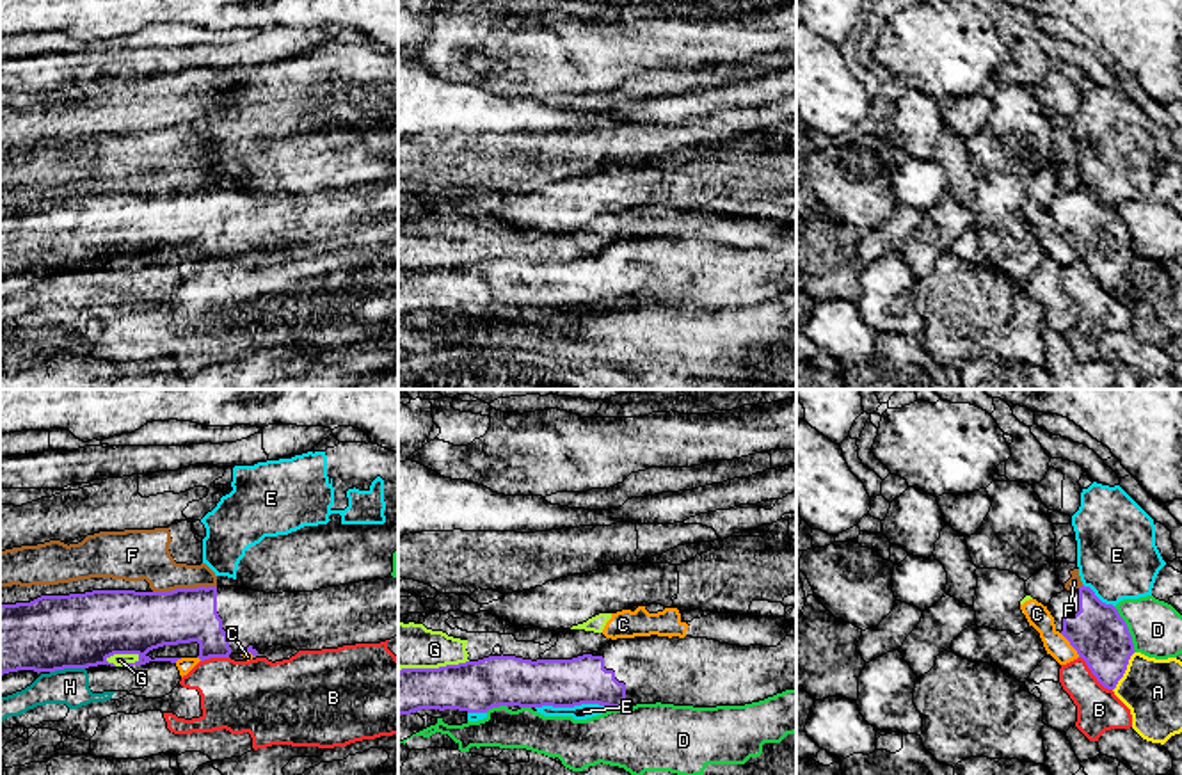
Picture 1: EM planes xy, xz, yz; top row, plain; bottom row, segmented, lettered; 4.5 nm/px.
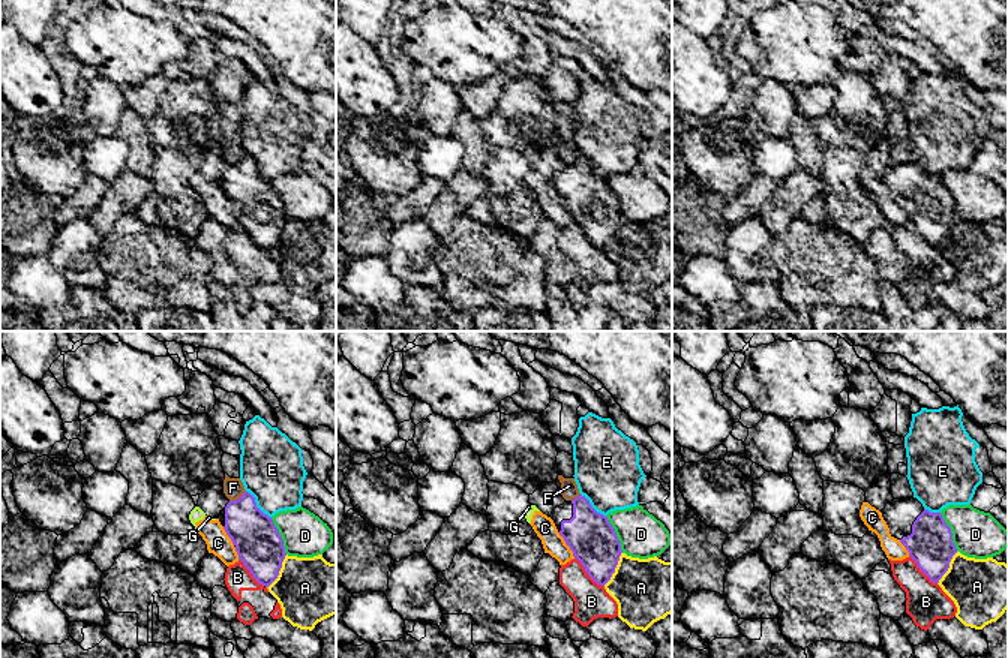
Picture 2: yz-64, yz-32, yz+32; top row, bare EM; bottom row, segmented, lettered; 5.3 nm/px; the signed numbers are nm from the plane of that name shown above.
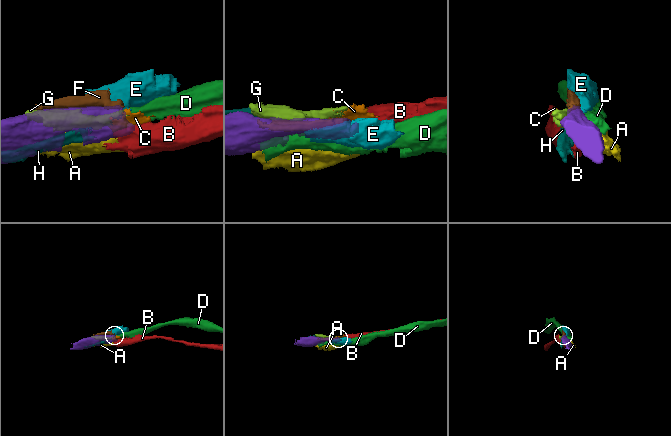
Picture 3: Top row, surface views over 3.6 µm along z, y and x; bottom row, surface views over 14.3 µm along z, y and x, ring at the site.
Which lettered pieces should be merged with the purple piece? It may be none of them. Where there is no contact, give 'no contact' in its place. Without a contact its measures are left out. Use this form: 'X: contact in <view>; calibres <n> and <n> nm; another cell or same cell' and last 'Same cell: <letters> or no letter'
A: contact in yz; calibres 260 and 280 nm; another cell
B: contact in yz; calibres 260 and 200 nm; another cell
C: contact in yz; calibres 260 and 100 nm; another cell
D: contact in yz; calibres 260 and 240 nm; another cell
E: contact in xz; calibres 220 and 70 nm; another cell
F: contact in xy; calibres 280 and 220 nm; another cell
G: contact in xz; calibres 240 and 220 nm; another cell
H: contact in xy; calibres 340 and 170 nm; another cell
Same cell: no letter

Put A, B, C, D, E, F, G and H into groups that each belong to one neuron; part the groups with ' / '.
A / B / C G / D / E / F / H

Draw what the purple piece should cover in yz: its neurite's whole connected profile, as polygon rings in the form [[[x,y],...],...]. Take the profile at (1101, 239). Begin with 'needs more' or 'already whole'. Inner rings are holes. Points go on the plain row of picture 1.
needs more | [[[1084,187],[1056,196],[1047,212],[1054,219],[1056,233],[1070,244],[1097,283],[1114,292],[1136,254],[1118,212]]]

